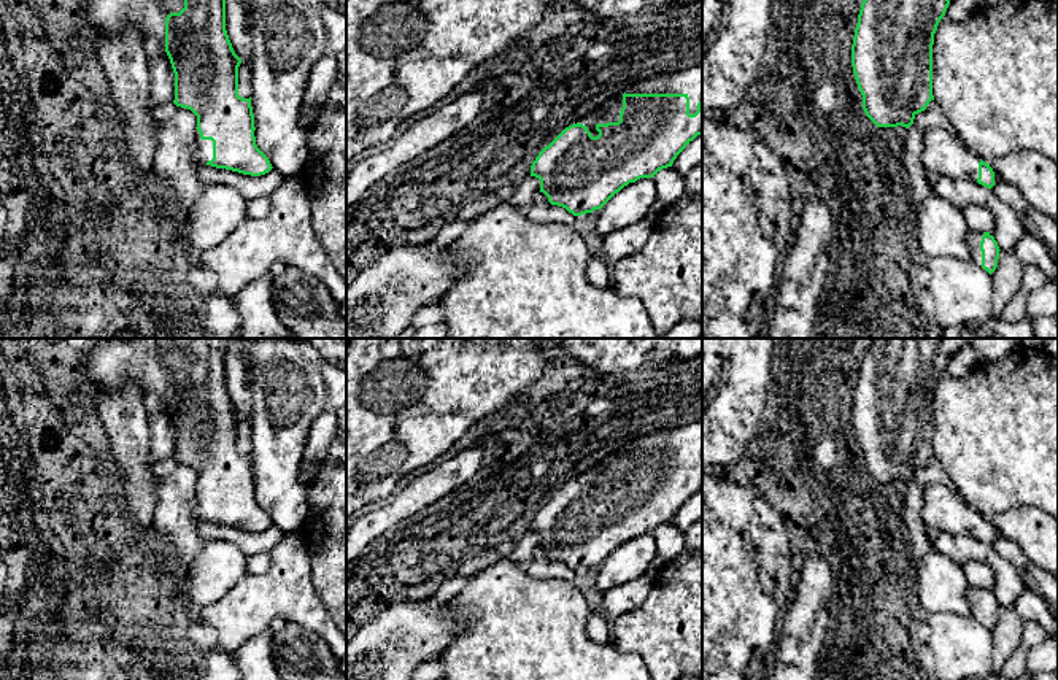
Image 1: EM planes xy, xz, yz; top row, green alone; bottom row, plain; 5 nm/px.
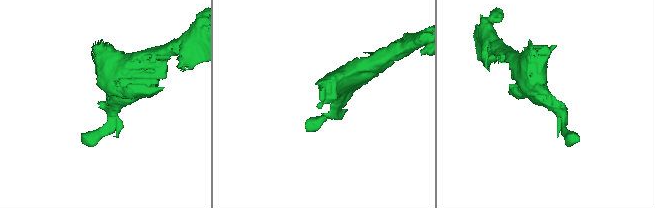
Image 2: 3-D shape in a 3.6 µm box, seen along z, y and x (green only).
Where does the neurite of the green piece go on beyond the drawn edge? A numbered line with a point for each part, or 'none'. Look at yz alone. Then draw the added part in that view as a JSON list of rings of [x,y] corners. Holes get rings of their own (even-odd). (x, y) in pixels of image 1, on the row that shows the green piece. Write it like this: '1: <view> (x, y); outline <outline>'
1: yz (944, 153); outline [[[944,129],[926,130],[923,135],[921,162],[926,172],[940,173],[953,180],[977,183],[980,157]]]
2: yz (974, 239); outline [[[969,232],[966,237],[969,249],[972,253],[972,261],[979,267],[982,267],[982,251],[980,251],[980,241],[982,241],[983,232]]]

